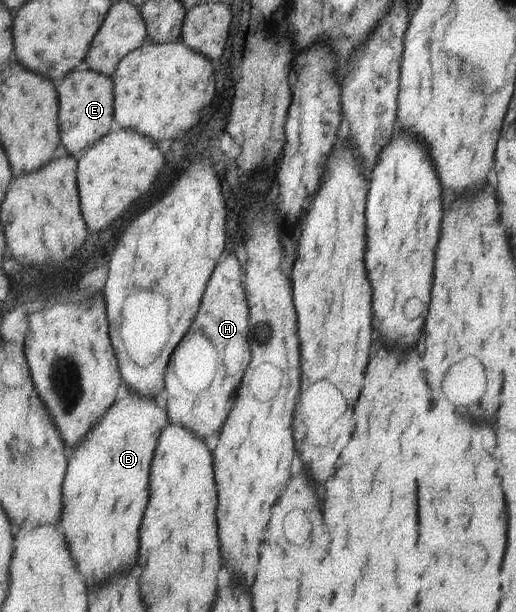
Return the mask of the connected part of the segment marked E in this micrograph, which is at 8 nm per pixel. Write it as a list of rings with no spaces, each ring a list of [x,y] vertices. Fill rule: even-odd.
[[[85,65],[71,72],[58,83],[61,140],[72,156],[80,156],[86,148],[102,140],[116,127],[115,82],[109,76],[96,72]]]

